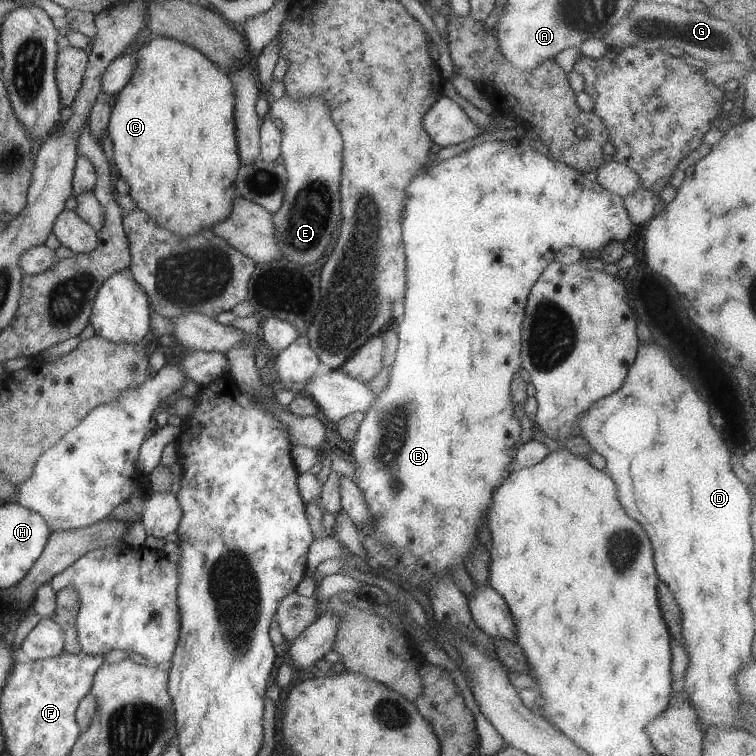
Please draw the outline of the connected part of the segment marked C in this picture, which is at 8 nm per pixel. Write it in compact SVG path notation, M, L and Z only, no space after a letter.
M153 36L136 52L132 78L113 102L108 133L114 146L114 169L130 186L136 207L182 238L211 229L232 212L234 182L241 166L235 105L234 86L227 72L194 46L168 36Z

